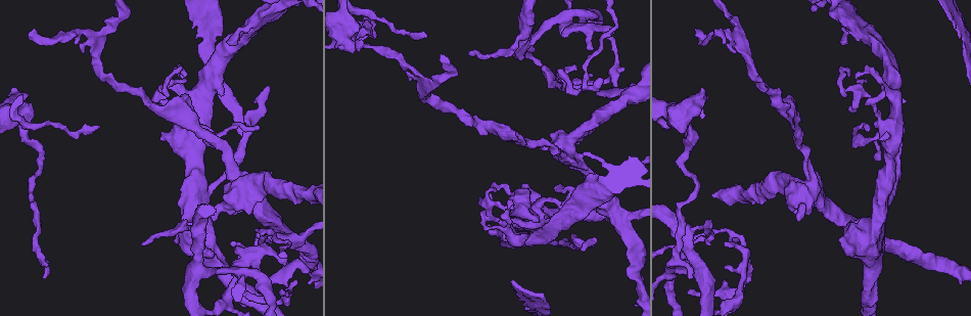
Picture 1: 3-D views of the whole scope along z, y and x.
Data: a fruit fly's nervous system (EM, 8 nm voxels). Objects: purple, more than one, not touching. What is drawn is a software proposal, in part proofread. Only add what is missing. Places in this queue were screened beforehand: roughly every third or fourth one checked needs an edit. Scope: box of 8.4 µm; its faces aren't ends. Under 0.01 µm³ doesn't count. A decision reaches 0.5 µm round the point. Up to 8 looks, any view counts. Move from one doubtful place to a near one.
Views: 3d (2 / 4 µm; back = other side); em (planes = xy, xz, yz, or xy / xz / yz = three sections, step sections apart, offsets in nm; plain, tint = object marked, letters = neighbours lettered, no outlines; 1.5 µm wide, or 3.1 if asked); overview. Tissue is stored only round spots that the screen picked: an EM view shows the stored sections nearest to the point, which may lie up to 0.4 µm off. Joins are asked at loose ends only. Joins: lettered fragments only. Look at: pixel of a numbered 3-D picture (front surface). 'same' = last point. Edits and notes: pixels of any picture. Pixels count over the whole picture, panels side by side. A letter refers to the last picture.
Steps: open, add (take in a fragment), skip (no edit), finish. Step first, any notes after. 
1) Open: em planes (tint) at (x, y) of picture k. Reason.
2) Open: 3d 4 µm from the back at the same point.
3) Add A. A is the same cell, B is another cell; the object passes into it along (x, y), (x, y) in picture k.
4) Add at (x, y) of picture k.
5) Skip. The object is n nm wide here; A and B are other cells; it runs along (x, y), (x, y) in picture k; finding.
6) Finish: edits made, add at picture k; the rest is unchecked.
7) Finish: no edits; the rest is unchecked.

Open: 3d 2 µm at (373, 33) of picture 1. Tapers out.

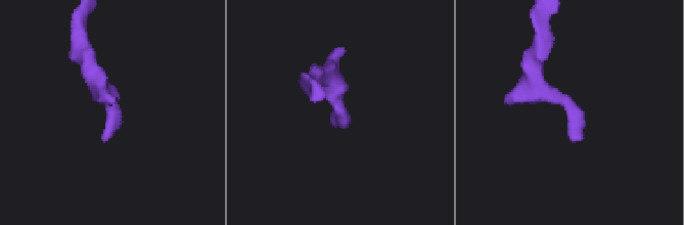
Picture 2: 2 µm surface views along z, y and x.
Open: em planes (letters) at (570, 137) of picture 2. Need the tissue.

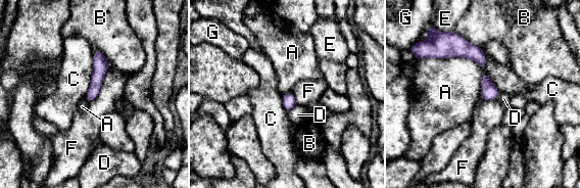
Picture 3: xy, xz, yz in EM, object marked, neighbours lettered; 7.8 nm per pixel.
Skip. The object is 100 nm wide here; A, B, C, D, E, F and G are other cells; a border runs along (423, 57), (469, 57), (480, 67) in picture 3; none of them fits.

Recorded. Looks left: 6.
Open: 3d 4 µm at (489, 223) of picture 1. Free end.

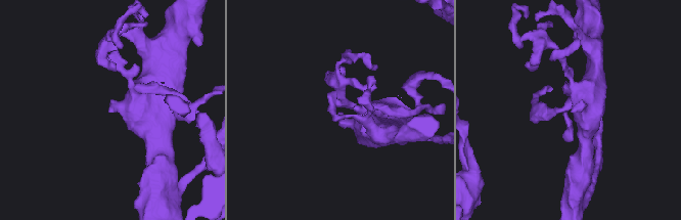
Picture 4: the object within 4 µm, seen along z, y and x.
Open: em xy step 4 (tint) at (572, 112) of picture 4. Shape alone is not enough.

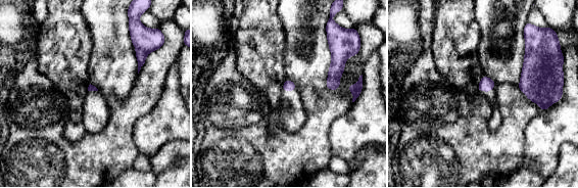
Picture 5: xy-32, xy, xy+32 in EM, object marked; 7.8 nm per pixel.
Open: em yz step 8 (letters) at the same point.

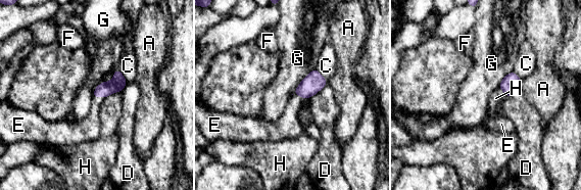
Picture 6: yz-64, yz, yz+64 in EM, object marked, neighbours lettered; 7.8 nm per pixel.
Add at (288, 124) of picture 6. E is the same cell, A, C, D, F, G and H are other cells; the object passes into it along (313, 82), (298, 94), (288, 124) in picture 6; the neuron continues.

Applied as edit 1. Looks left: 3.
Open: 3d 2 µm at (874, 159) of picture 1. Branch stops here.

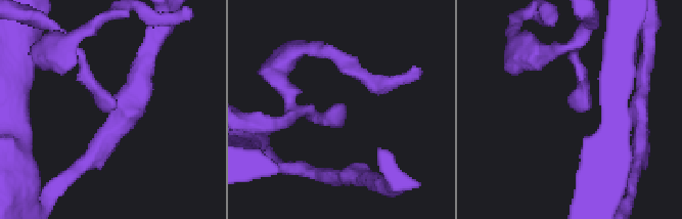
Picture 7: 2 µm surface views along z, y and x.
Open: em yz step 4 (letters) at (114, 106) of picture 7. Need the tissue.

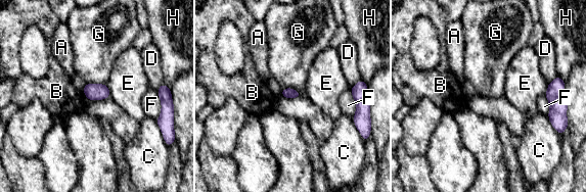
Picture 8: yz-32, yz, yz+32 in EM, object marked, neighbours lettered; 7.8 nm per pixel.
Open: em planes (letters) at the same point. Another direction.

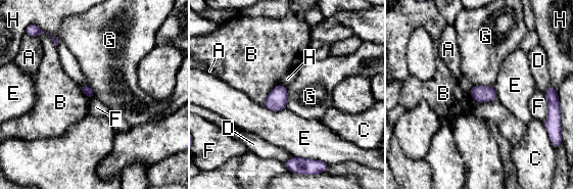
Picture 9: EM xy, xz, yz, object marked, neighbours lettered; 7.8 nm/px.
Skip. The longest contact is with F, 240 nm; A, B, C, D, E, F, G and H are other cells; a border runs along (544, 93), (547, 115), (543, 123) in picture 9; none of them fits.

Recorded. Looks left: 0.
Finish: edits made, add at picture 6; the rest is unchecked.

